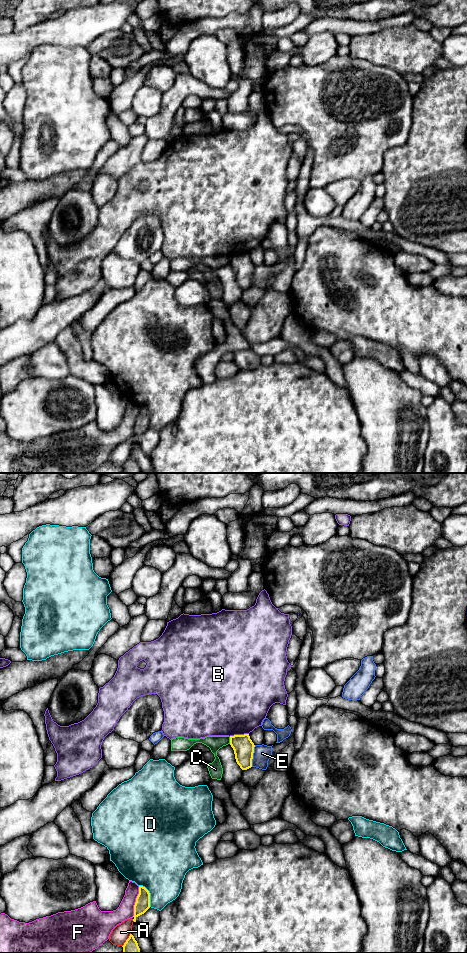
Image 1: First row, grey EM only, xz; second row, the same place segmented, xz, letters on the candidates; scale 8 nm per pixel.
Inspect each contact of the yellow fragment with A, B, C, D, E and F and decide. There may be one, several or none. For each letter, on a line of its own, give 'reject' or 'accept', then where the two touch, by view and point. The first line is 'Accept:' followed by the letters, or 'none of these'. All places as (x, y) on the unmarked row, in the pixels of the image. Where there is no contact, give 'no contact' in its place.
Accept: none of these
A: reject; contact xz (126, 460)
B: reject; contact xz (238, 255)
C: reject; contact xz (230, 260)
D: reject; contact xz (149, 414)
E: reject; contact xz (252, 276)
F: reject; contact xz (136, 421)

